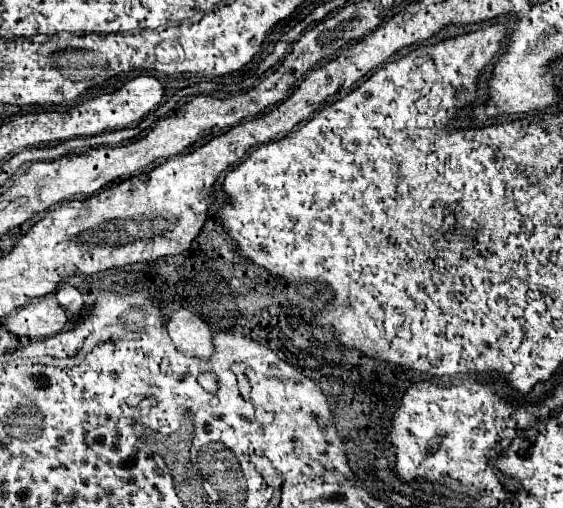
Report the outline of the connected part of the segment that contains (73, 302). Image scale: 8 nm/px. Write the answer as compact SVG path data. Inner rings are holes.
M62 283L62 285L58 287L56 299L58 299L58 303L60 303L66 311L70 311L72 315L80 315L82 309L84 309L84 299L82 299L80 291L78 291L76 287L68 285L68 283Z

